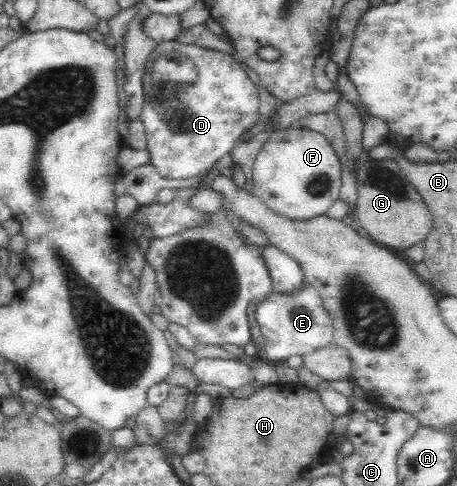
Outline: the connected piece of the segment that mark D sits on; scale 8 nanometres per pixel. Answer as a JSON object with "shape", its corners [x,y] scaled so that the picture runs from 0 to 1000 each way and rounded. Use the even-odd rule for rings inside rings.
{"shape":[[[352,84],[326,113],[313,156],[317,212],[306,245],[315,257],[333,340],[372,368],[418,366],[460,350],[466,337],[523,296],[532,272],[575,243],[567,233],[562,177],[527,140],[516,115],[427,91]],[[374,105],[418,117],[431,140],[427,171],[383,171],[374,165],[330,167],[330,136],[357,109]]]}

